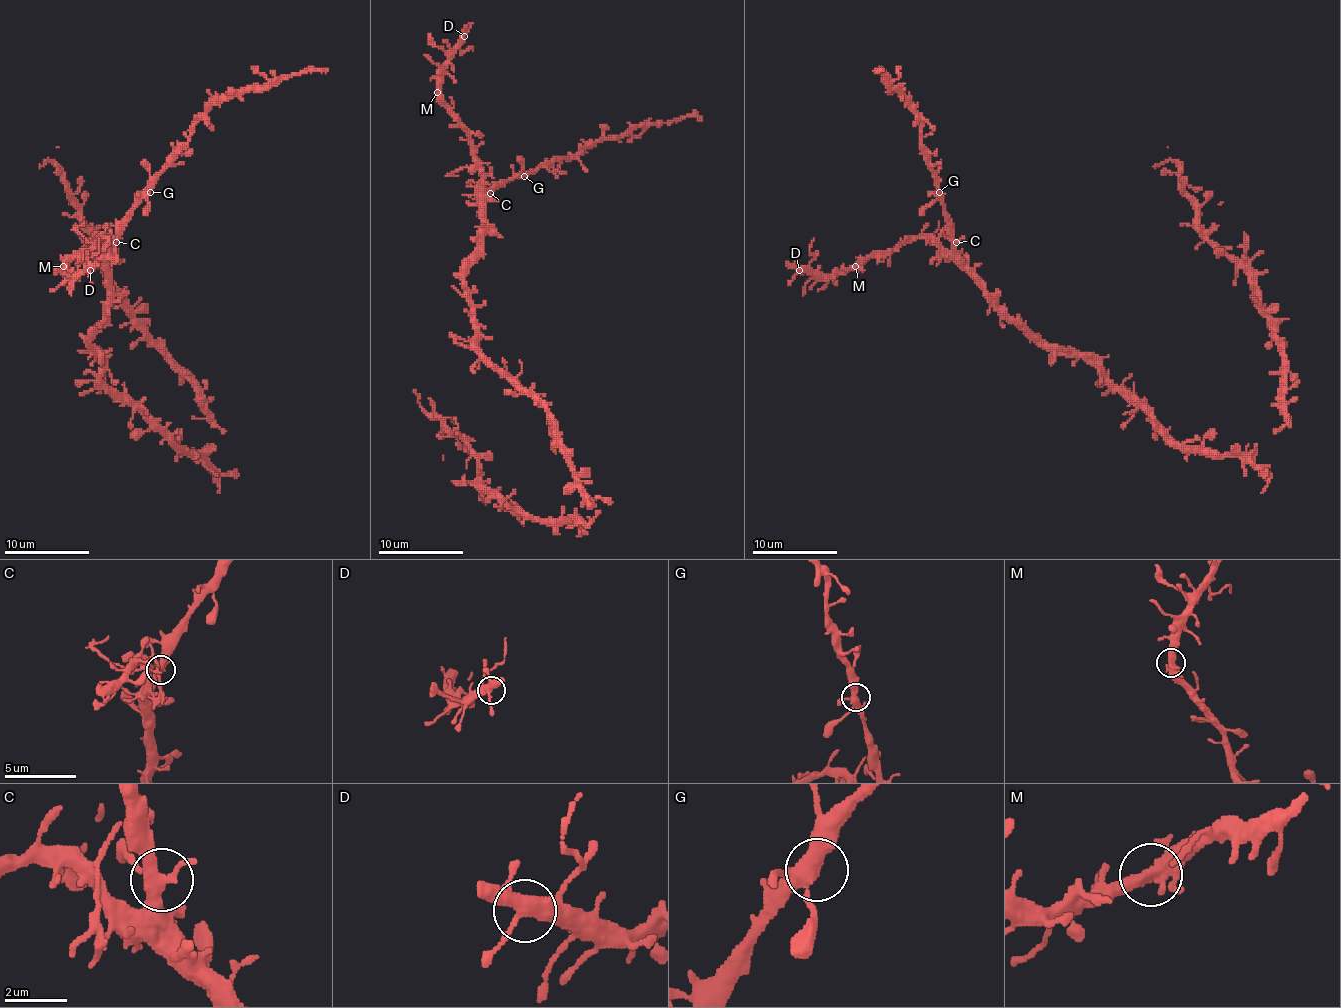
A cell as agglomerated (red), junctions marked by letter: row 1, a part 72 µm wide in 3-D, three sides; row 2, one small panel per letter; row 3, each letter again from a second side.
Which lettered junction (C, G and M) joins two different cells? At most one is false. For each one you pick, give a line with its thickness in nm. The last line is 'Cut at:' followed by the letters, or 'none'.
Cut at: none

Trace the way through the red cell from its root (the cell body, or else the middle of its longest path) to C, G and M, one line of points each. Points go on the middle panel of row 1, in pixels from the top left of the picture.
C: (504, 375), (475, 345), (475, 320), (464, 280), (464, 263), (481, 246), (483, 195), (490, 193)
G: (504, 375), (475, 345), (475, 320), (464, 280), (464, 263), (481, 246), (483, 195), (490, 188), (524, 176)
M: (504, 375), (475, 345), (464, 284), (464, 260), (481, 231), (475, 146), (437, 93)

